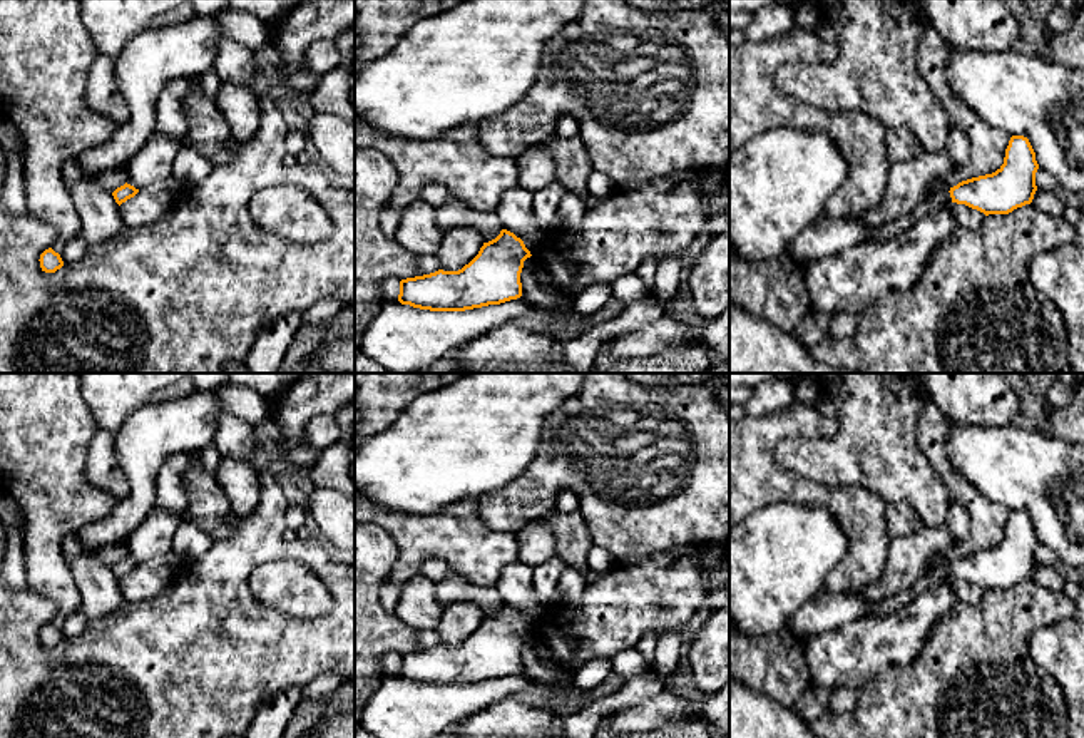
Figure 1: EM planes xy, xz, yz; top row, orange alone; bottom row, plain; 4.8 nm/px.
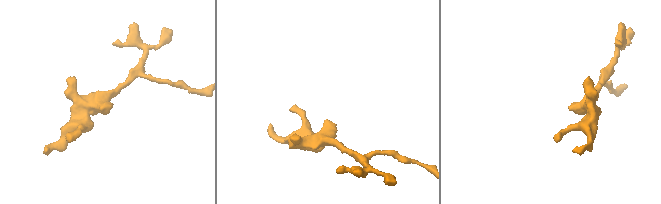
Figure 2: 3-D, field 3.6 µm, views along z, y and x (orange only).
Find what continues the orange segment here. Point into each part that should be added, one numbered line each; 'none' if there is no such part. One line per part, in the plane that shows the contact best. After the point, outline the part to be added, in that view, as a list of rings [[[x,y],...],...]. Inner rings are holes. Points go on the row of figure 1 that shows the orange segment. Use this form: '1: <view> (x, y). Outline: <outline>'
1: yz (937, 201). Outline: [[[948,191],[933,192],[930,197],[923,199],[917,208],[913,208],[908,214],[903,214],[890,223],[875,228],[870,236],[870,241],[882,243],[897,238],[903,231],[907,231],[915,221],[932,211],[943,209],[948,202],[952,202]]]

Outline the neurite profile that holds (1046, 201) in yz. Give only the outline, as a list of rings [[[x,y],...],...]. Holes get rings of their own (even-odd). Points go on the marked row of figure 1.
[[[1037,189],[1030,202],[1037,211],[1059,216],[1064,213],[1064,202],[1054,194],[1054,191]]]

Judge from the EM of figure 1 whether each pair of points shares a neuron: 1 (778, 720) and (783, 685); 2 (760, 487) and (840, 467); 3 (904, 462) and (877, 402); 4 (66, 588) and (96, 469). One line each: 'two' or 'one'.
1: two
2: two
3: one
4: two

